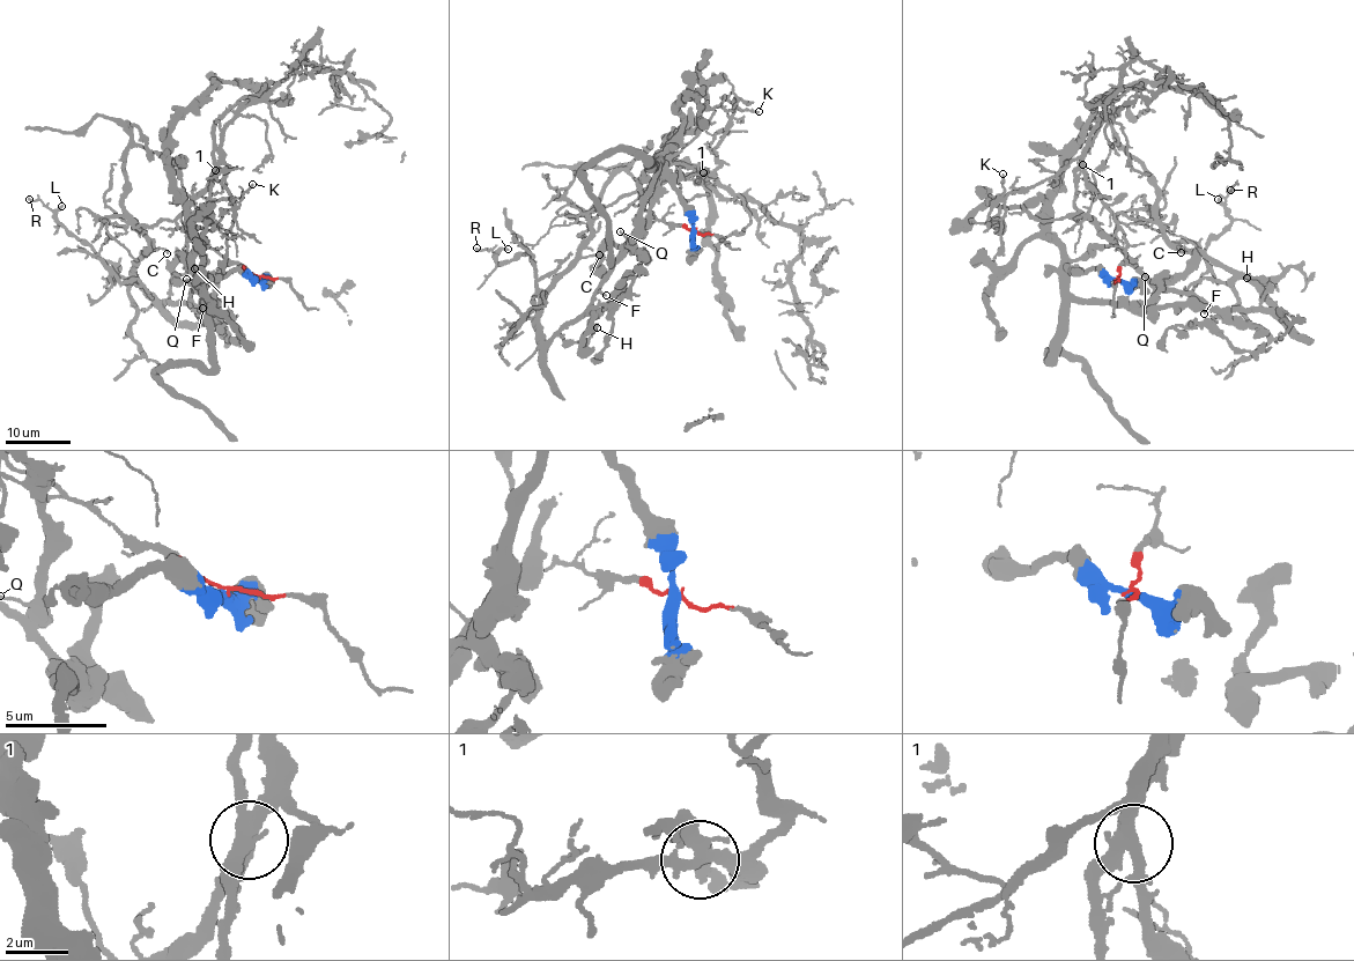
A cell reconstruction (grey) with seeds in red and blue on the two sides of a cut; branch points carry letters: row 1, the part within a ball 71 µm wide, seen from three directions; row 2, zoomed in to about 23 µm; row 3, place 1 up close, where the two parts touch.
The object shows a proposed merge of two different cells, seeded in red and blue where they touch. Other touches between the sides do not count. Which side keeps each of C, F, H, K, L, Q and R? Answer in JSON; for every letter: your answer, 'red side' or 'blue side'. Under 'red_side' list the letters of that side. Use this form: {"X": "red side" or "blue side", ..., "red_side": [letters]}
{"C": "blue side", "F": "blue side", "H": "blue side", "K": "red side", "L": "blue side", "Q": "blue side", "R": "blue side", "red_side": ["K"]}

